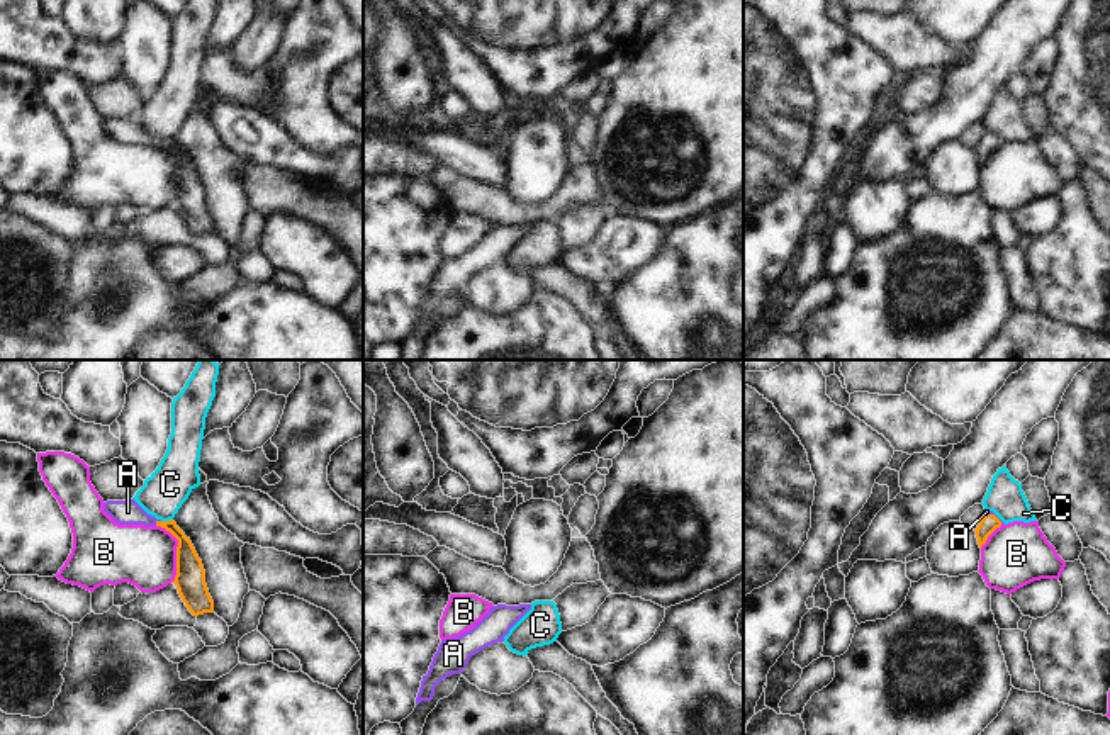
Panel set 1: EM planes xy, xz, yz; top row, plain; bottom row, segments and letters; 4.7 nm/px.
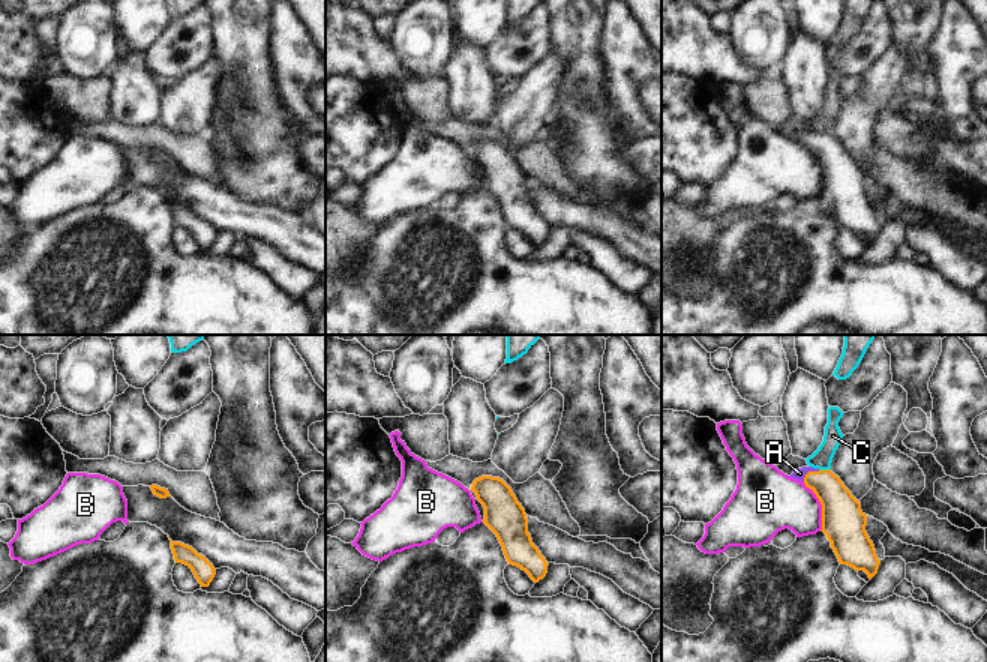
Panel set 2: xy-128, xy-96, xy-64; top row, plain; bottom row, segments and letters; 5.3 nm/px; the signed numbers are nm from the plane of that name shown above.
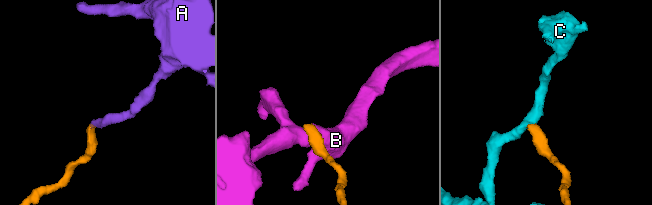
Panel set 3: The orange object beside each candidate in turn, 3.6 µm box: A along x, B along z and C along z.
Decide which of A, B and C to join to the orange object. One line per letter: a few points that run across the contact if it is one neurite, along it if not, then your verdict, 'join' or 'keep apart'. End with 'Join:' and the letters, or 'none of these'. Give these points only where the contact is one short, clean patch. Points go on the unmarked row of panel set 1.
A: line xy (189, 184), (182, 158), (156, 143), (128, 131); join
B: line xy (156, 145), (163, 146), (177, 160), (177, 194), (173, 201); keep apart
C: line xy (172, 138), (162, 141); keep apart
Join: A

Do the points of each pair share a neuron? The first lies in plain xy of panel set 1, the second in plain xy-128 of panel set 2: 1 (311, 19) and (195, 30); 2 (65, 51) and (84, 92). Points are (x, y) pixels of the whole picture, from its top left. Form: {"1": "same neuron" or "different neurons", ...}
{"1": "different neurons", "2": "different neurons"}

